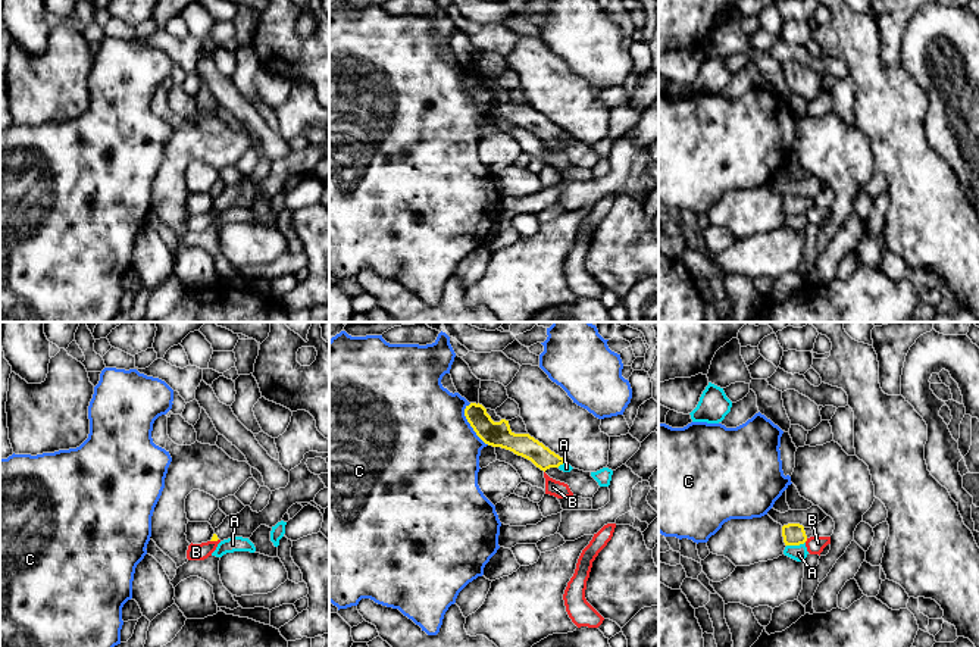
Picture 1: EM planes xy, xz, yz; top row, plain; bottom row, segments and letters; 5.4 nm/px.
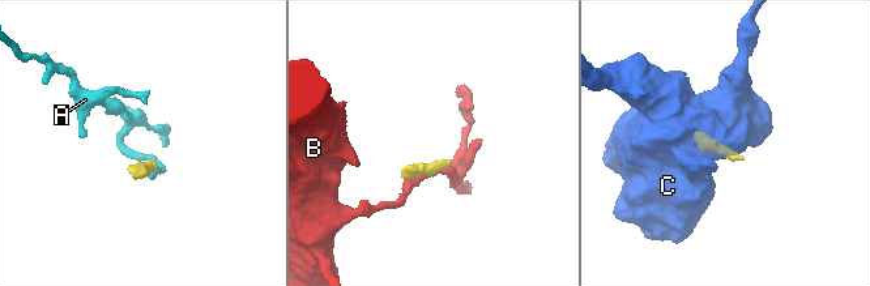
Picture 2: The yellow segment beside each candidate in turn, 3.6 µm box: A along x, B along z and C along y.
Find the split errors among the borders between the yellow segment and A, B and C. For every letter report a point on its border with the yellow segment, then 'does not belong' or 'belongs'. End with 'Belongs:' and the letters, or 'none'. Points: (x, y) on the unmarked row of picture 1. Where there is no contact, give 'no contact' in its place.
A: yz (795, 215) | does not belong
B: yz (806, 211) | does not belong
C: xz (471, 96) | does not belong
Belongs: none

